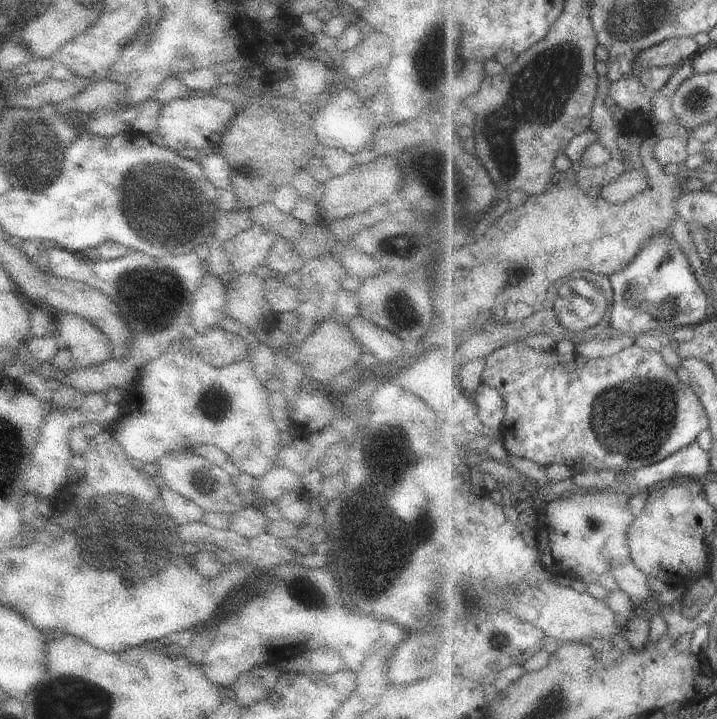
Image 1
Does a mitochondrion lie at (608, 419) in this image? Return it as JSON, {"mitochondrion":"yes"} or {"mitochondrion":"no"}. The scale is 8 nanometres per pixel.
{"mitochondrion":"yes"}

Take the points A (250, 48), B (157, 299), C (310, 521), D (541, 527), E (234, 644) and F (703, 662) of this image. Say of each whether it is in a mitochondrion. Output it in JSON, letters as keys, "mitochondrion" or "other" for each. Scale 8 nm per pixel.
{"A":"other","B":"mitochondrion","C":"other","D":"other","E":"other","F":"other"}

